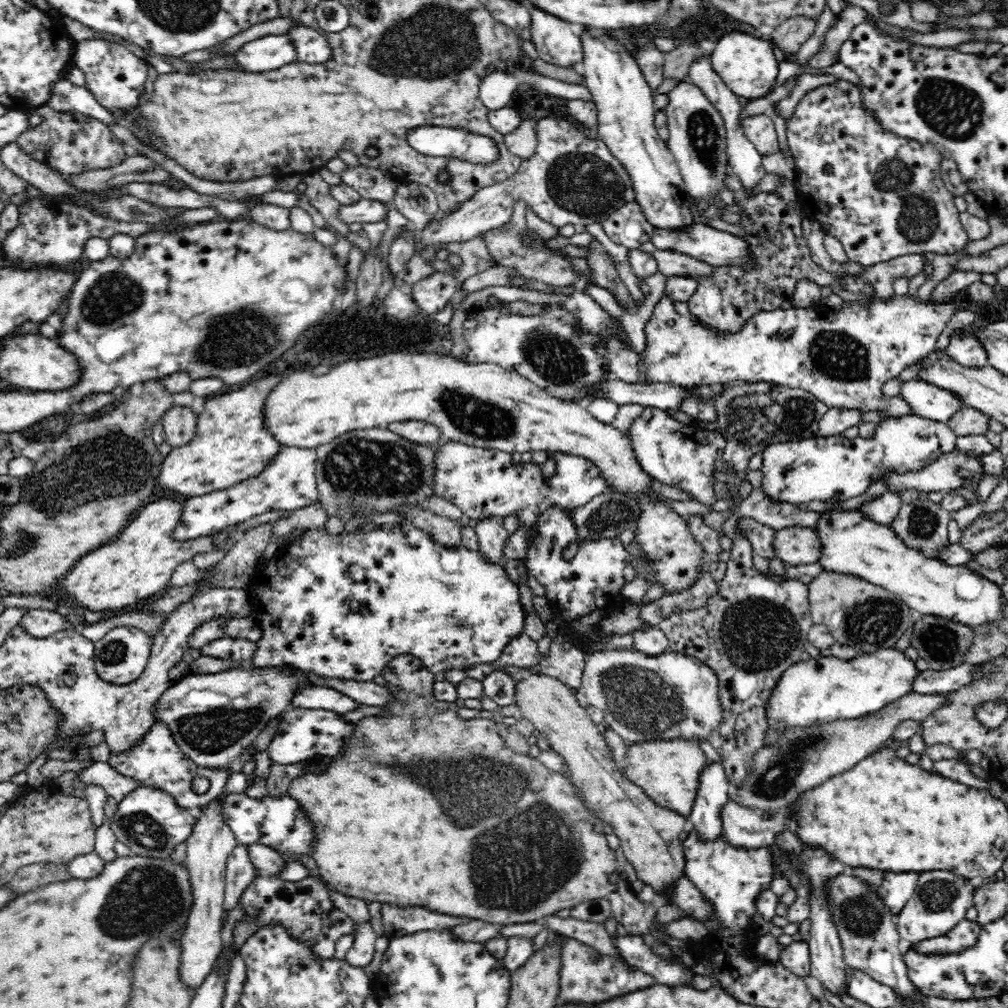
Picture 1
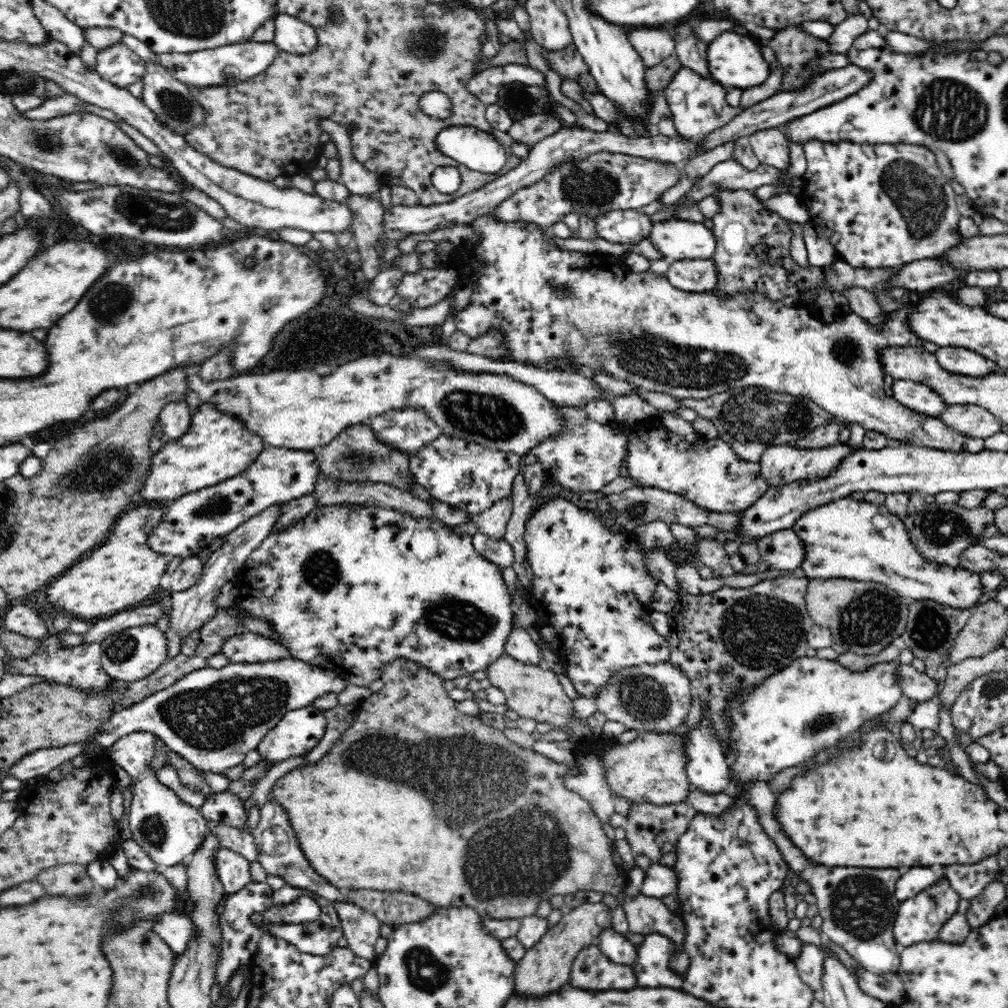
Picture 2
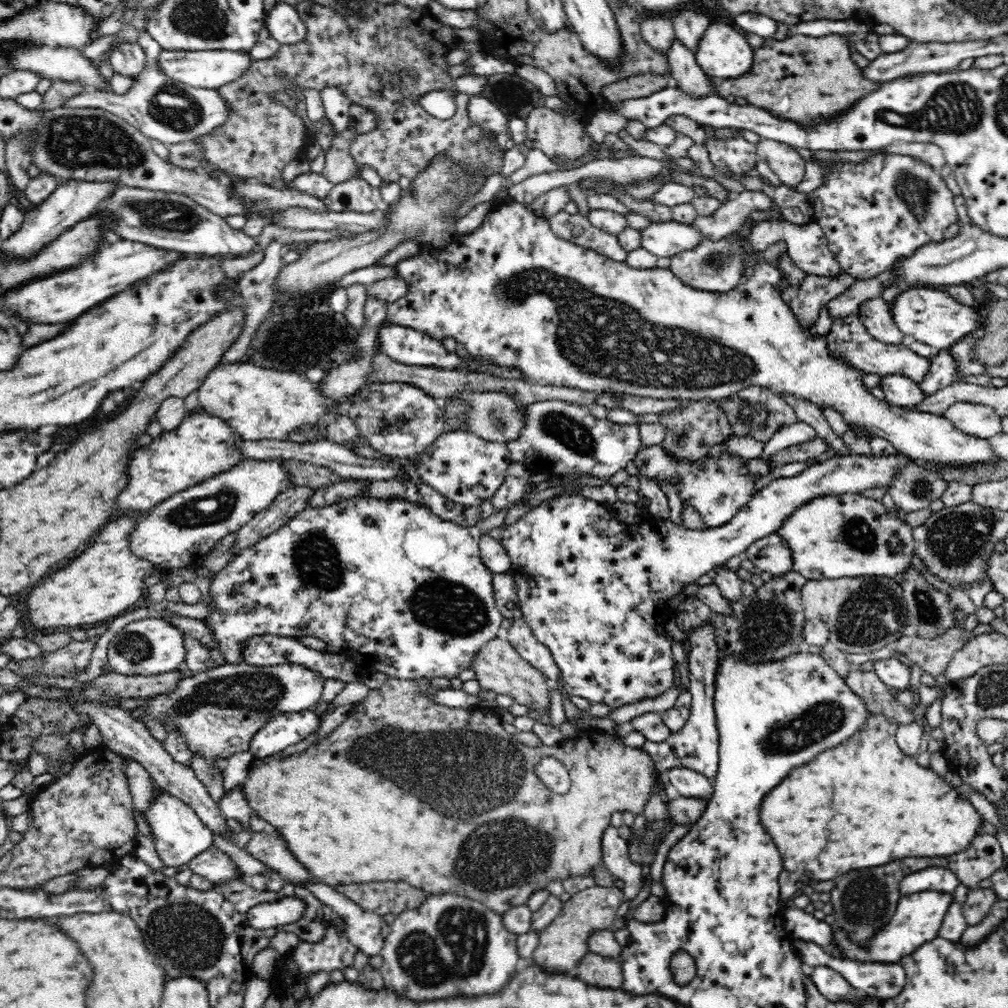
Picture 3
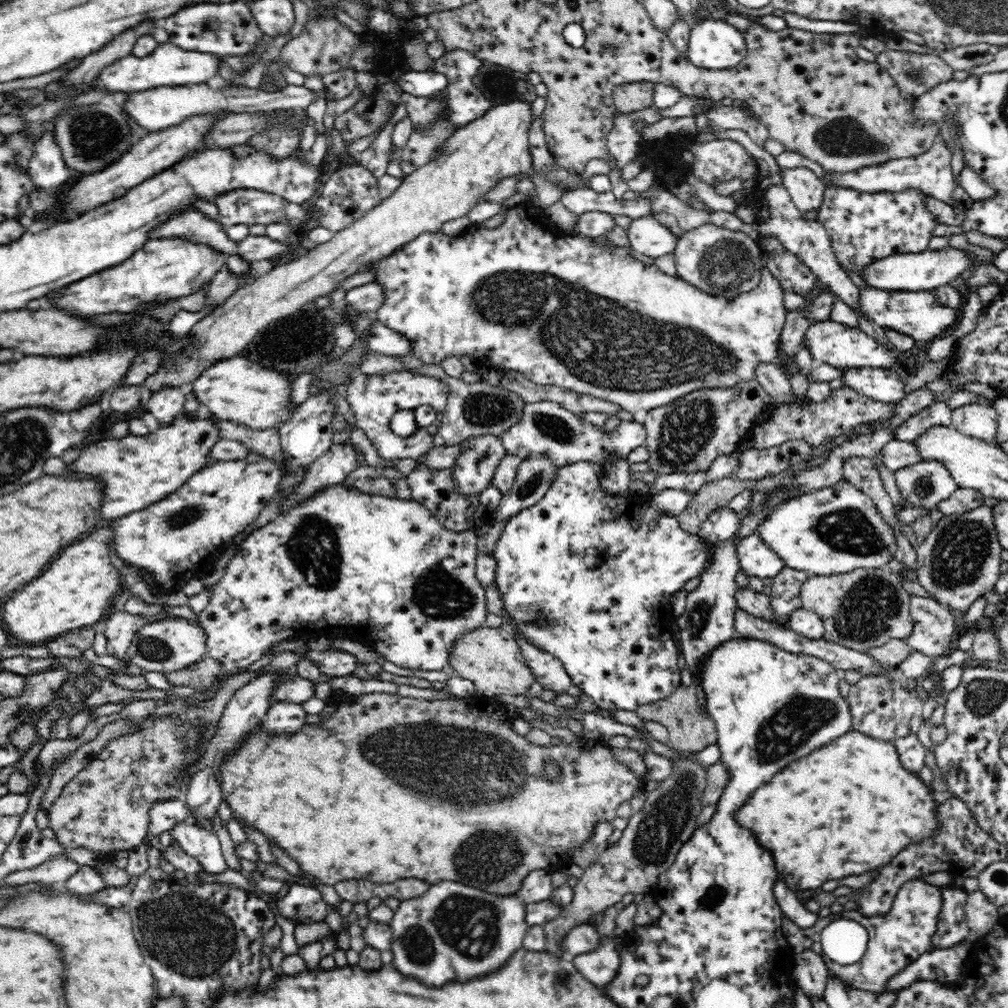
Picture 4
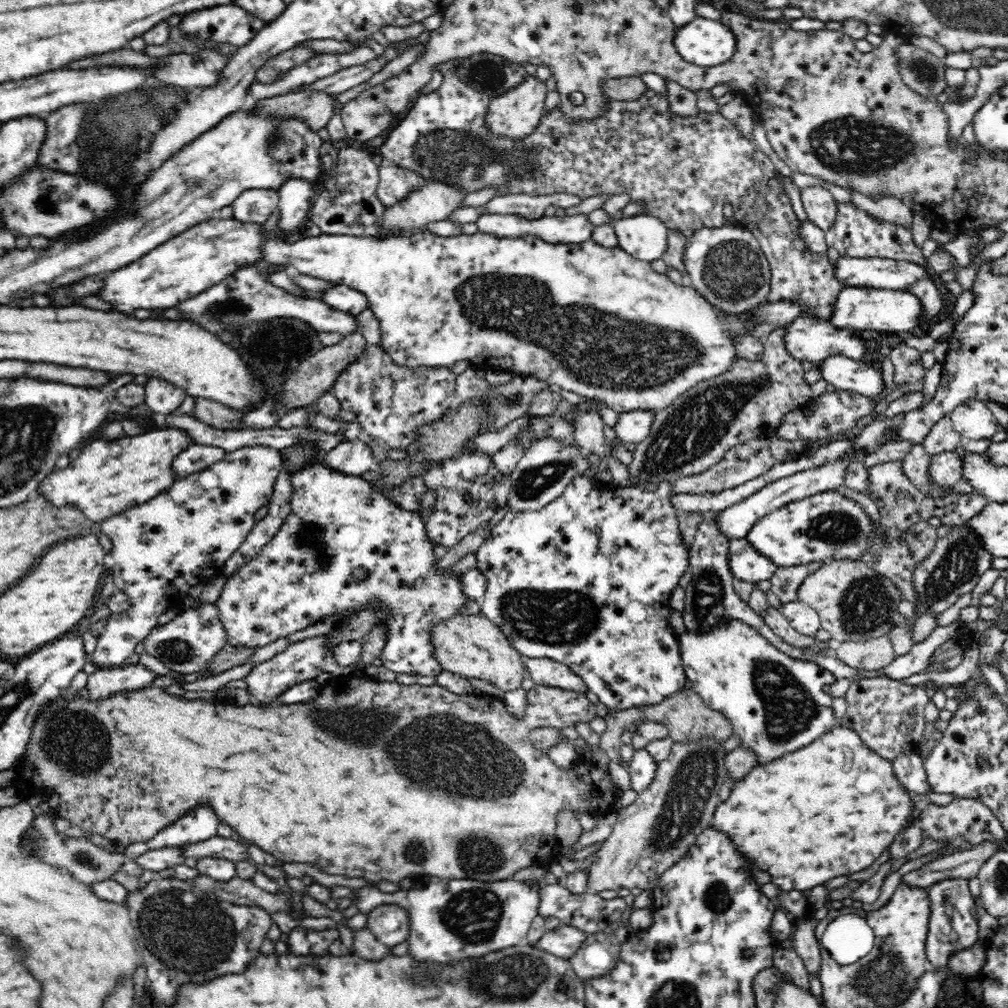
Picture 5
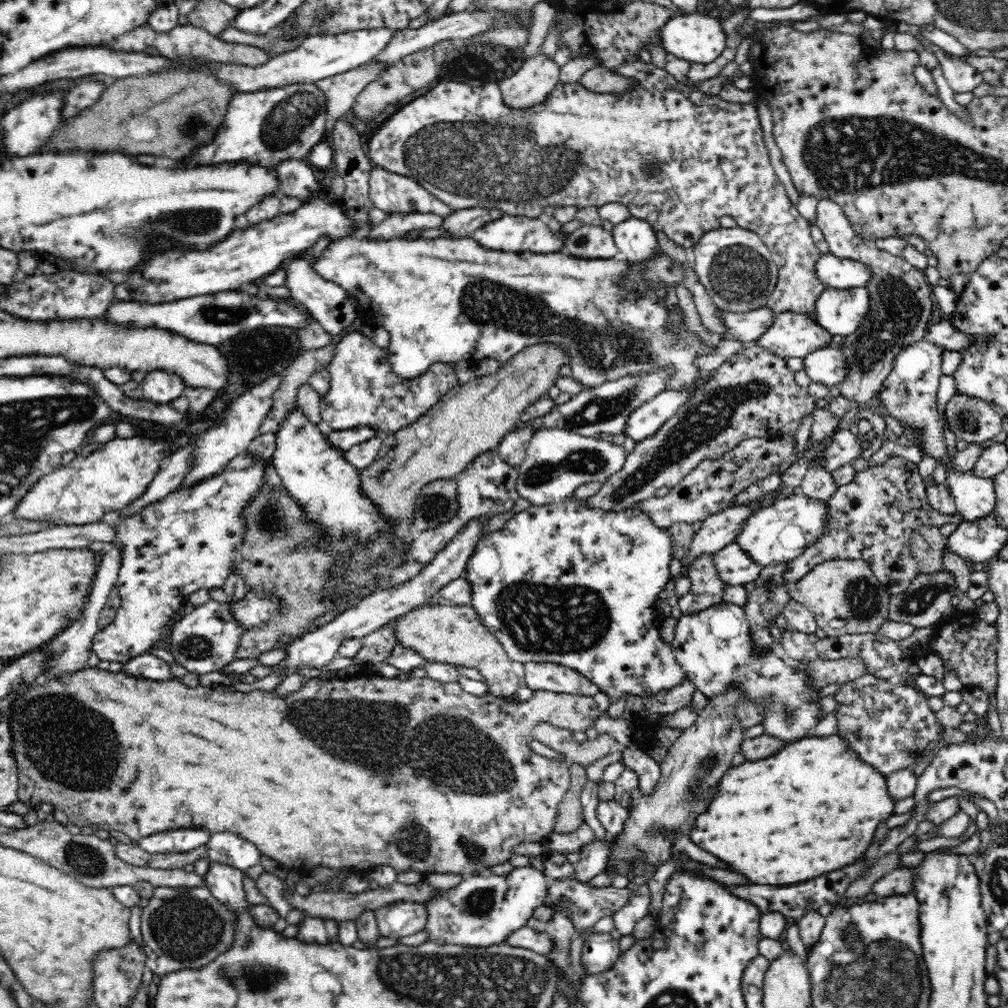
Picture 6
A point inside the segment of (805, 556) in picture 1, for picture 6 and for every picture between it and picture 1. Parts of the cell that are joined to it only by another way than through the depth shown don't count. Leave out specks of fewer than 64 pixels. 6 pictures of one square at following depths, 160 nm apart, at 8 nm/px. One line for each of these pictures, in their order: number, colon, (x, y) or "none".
2: (783, 550)
3: (771, 554)
4: (756, 558)
5: (747, 563)
6: (734, 566)

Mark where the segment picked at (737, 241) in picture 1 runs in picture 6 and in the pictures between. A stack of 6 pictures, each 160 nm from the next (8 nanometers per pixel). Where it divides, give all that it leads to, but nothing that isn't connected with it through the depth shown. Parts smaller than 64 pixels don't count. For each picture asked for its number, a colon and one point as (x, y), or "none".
2: (676, 239)
3: (669, 238)
4: (646, 236)
5: (644, 237)
6: (636, 240)

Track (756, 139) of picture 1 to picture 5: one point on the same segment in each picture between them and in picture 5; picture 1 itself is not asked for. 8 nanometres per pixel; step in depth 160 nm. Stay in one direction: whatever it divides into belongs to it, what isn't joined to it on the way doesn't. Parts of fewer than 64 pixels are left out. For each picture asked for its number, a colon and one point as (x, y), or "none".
2: (771, 147)
3: (785, 161)
4: (806, 190)
5: (821, 209)

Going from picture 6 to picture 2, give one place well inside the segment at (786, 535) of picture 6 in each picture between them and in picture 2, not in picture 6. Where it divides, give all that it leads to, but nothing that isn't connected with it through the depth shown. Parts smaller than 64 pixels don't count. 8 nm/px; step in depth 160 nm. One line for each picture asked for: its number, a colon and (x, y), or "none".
2: (845, 538)
3: (835, 536)
4: (838, 529)
5: (828, 526)

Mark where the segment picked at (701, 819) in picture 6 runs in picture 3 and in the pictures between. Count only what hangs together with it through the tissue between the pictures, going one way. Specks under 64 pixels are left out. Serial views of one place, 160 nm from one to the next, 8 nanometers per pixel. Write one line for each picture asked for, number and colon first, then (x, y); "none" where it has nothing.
3: (865, 802)
4: (850, 806)
5: (836, 802)

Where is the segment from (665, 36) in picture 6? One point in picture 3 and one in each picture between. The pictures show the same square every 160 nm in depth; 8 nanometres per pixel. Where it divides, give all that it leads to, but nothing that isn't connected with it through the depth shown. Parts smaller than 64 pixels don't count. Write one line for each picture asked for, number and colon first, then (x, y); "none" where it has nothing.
3: (723, 52)
4: (714, 44)
5: (703, 42)

